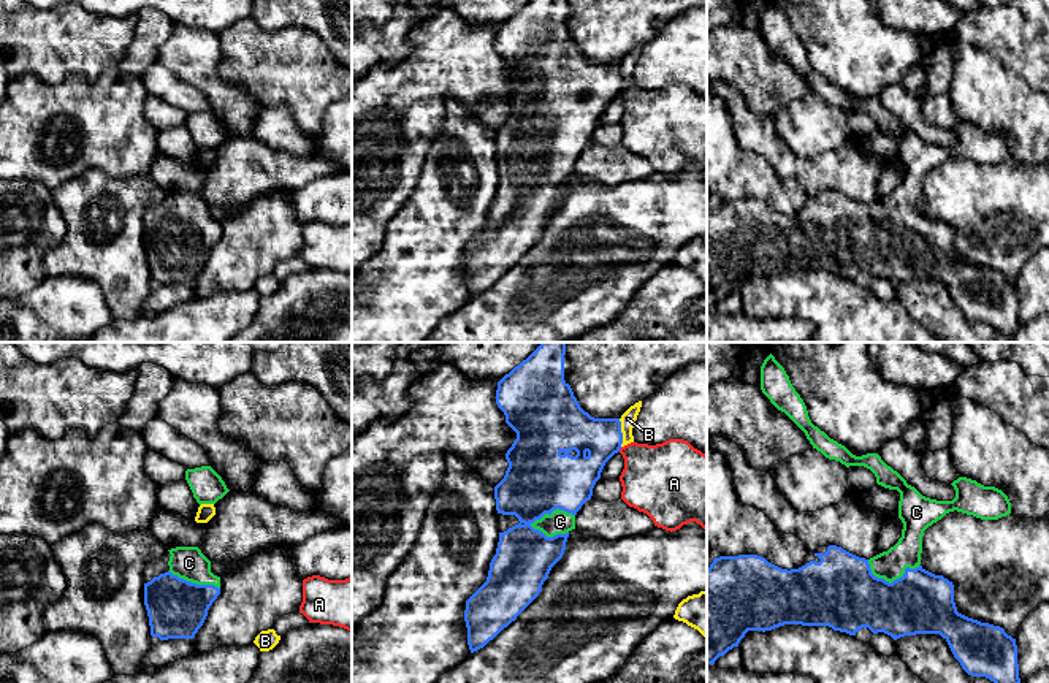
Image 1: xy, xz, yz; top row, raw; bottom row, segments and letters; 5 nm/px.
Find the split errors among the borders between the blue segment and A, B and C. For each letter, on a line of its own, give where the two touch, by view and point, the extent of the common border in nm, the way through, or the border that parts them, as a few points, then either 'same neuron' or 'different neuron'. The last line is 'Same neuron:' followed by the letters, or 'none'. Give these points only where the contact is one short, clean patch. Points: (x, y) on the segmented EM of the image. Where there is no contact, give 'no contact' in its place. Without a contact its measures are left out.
A: meets blue in xz at (620, 447); contact 30 nm long; different neuron
B: meets blue in xz at (621, 433); contact 140 nm long; different neuron
C: meets blue in xz at (552, 511); contact 240 nm long; runs through xz (539, 479), (552, 511), (560, 522); same neuron
Same neuron: C

